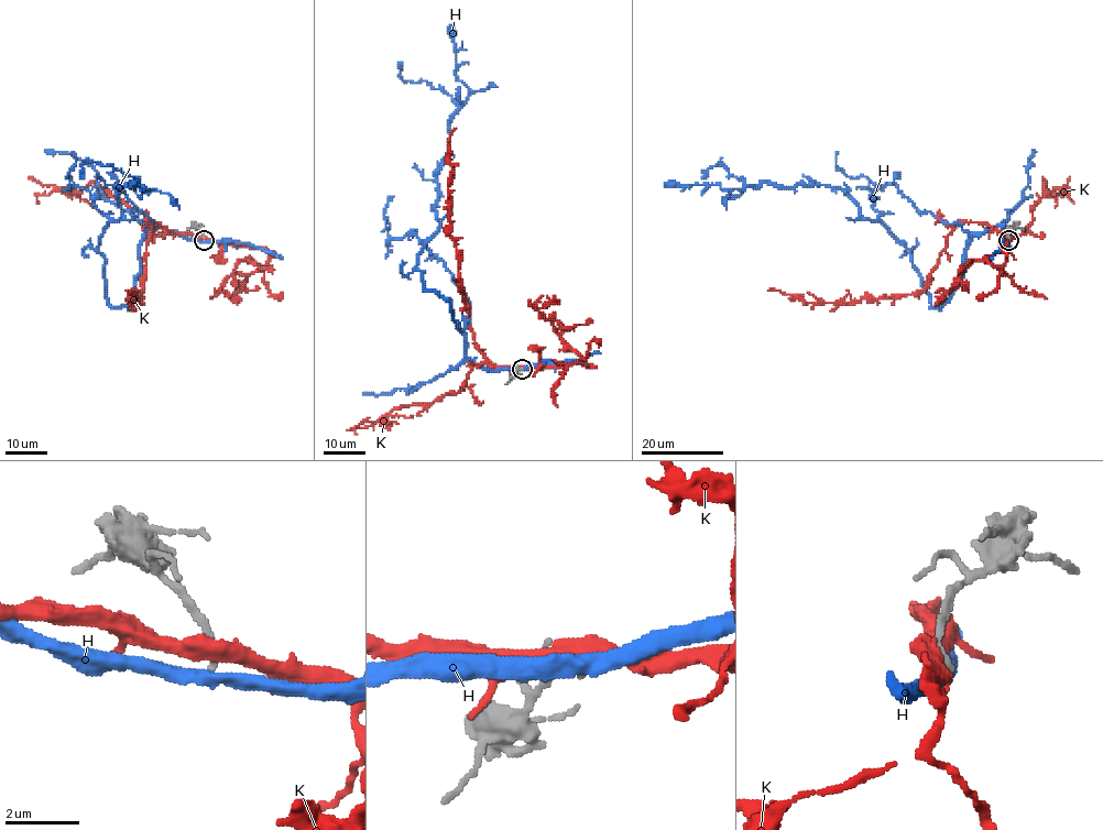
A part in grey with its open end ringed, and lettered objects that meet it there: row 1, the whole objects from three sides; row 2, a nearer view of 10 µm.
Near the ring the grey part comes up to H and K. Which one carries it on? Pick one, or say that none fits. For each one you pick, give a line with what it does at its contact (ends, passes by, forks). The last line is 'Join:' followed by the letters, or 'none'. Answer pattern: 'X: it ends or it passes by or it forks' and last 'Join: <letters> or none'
H: it passes by
Join: H

